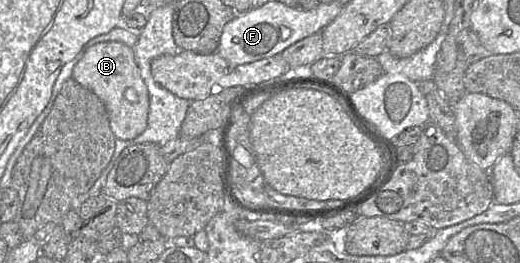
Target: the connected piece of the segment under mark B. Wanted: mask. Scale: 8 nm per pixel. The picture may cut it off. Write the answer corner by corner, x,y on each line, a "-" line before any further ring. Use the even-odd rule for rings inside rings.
102,42
84,48
79,56
72,78
103,102
115,137
128,140
143,133
148,124
149,95
140,76
133,48
121,42

